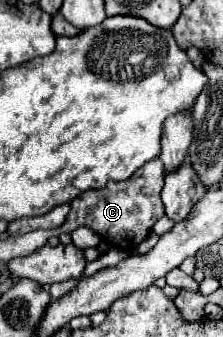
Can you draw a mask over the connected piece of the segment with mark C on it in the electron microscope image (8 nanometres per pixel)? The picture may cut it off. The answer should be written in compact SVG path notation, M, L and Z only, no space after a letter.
M154 158L146 162L134 176L136 178L128 178L124 182L110 182L100 190L86 190L76 196L70 202L70 214L66 222L58 230L52 230L54 236L60 236L62 232L70 234L80 226L86 226L94 230L100 238L104 238L108 244L124 252L132 252L142 240L150 236L152 226L164 216L164 206L160 200L160 190L164 186L164 164L160 158Z

